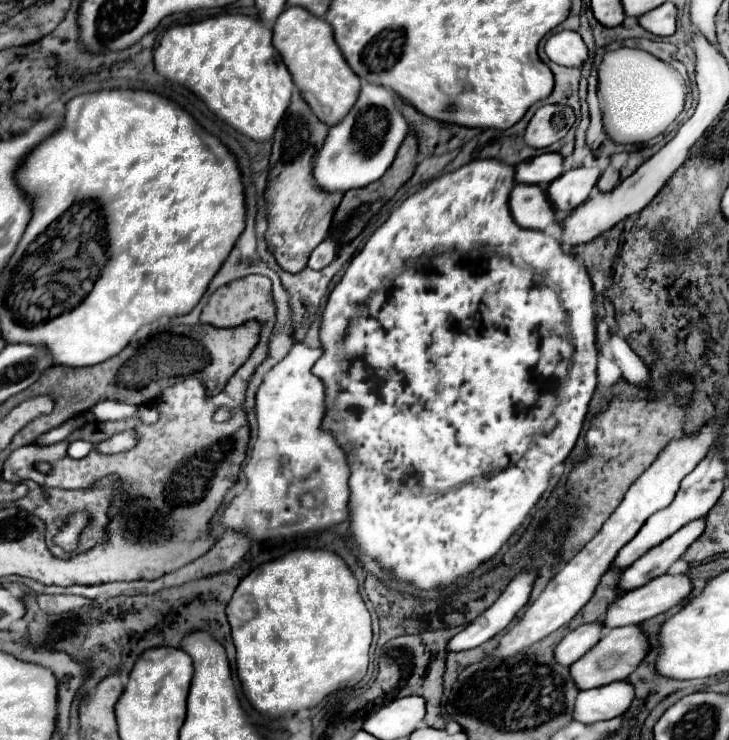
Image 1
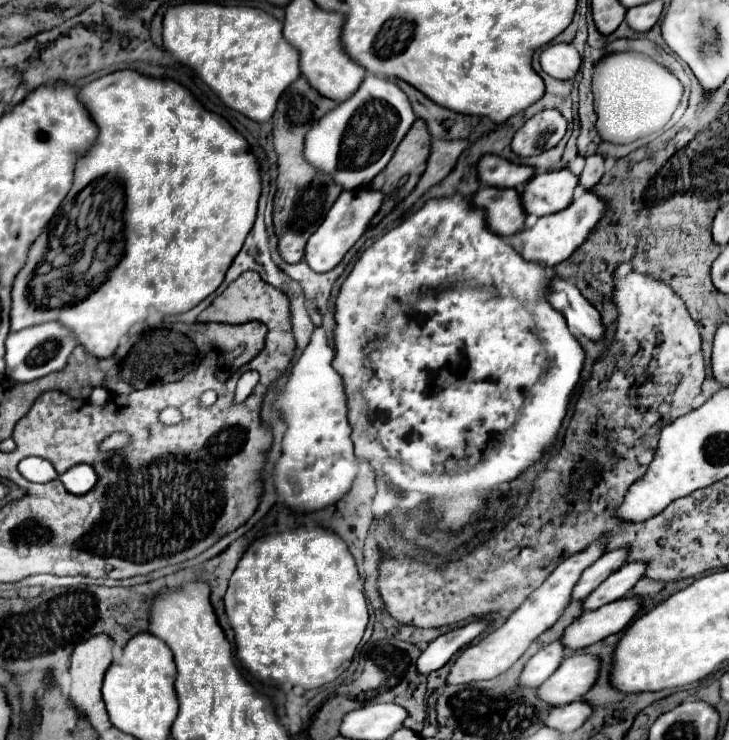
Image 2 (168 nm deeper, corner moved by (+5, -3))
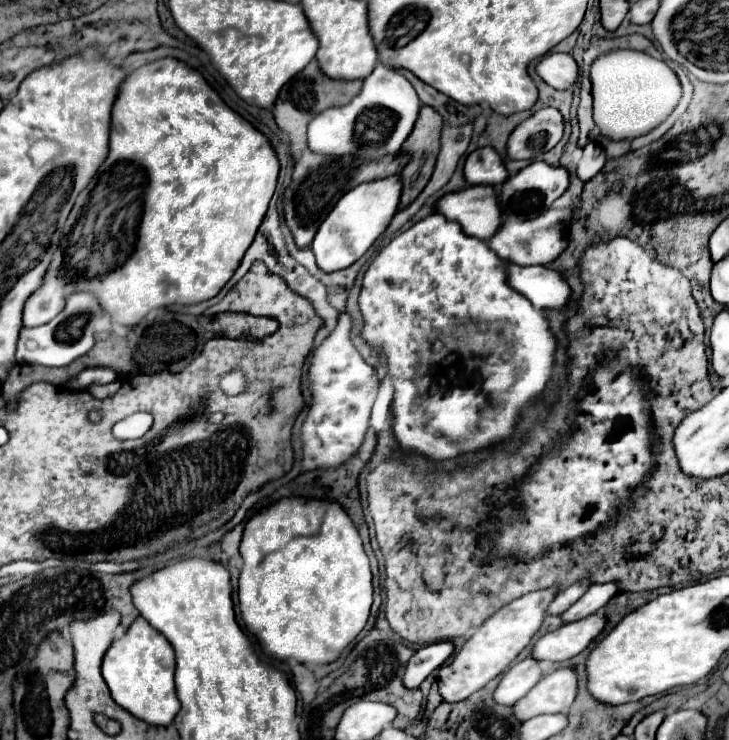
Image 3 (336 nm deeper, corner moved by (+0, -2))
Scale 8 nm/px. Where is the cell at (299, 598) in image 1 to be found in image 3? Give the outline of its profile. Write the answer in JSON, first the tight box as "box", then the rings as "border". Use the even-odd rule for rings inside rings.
{"box":[239,496,373,664],"border":[[[299,496],[281,498],[249,518],[239,550],[243,558],[239,576],[241,618],[247,630],[257,636],[265,654],[301,664],[327,664],[365,628],[373,594],[371,566],[361,536],[339,502]]]}

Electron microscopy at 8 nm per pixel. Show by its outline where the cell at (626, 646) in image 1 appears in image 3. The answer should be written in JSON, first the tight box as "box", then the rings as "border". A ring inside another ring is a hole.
{"box":[513,668,577,722],"border":[[[559,668],[537,682],[529,694],[513,704],[513,716],[525,722],[539,714],[567,712],[577,696],[577,674],[571,668]]]}

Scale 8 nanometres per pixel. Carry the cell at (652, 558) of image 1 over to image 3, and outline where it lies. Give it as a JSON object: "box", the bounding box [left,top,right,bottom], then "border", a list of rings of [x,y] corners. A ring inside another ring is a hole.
{"box":[561,582,617,624],"border":[[[615,582],[589,586],[589,588],[587,588],[587,594],[581,596],[573,606],[569,606],[569,608],[561,614],[563,624],[569,624],[569,622],[573,622],[573,620],[581,620],[581,618],[587,618],[587,616],[599,612],[615,594],[617,594],[617,584],[615,584]]]}

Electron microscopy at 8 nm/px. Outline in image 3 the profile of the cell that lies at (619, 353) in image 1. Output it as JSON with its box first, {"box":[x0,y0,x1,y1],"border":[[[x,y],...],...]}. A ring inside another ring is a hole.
{"box":[507,266,571,310],"border":[[[507,266],[509,286],[523,294],[535,308],[551,308],[561,310],[571,296],[571,288],[567,282],[555,272],[545,266]]]}

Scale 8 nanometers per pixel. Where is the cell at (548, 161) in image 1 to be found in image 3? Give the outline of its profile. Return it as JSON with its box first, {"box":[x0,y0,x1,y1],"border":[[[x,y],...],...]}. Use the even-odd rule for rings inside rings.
{"box":[463,148,509,186],"border":[[[479,148],[475,152],[471,152],[465,160],[463,166],[463,174],[467,184],[487,184],[487,186],[495,186],[501,184],[509,178],[509,172],[505,170],[499,154],[493,148]]]}

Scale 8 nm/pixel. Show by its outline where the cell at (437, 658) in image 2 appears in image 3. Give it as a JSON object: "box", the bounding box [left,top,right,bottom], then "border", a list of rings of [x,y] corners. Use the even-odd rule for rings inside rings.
{"box":[403,642,453,688],"border":[[[435,642],[429,646],[419,648],[411,660],[407,662],[407,670],[403,674],[403,686],[405,688],[419,688],[419,684],[435,670],[439,668],[453,652],[453,644],[451,642]]]}

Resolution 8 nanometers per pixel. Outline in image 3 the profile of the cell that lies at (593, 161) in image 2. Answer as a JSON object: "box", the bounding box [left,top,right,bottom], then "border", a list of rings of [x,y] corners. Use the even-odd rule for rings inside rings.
{"box":[577,142,607,180],"border":[[[591,142],[583,148],[583,156],[577,164],[577,176],[581,180],[589,180],[605,166],[605,162],[607,162],[605,150],[597,142]]]}

